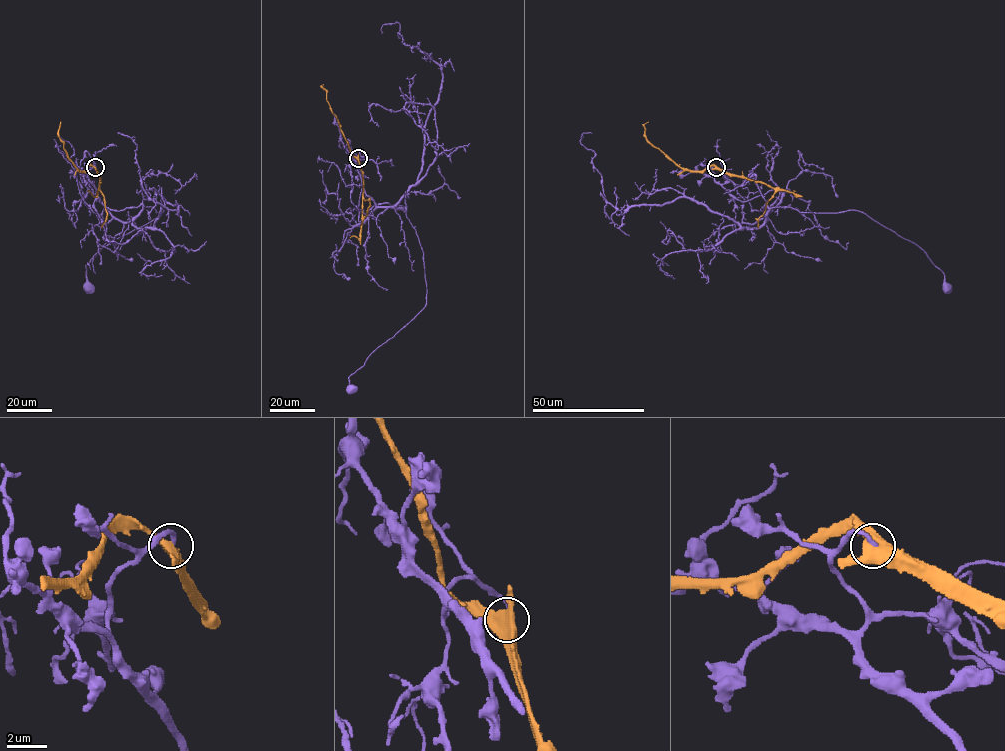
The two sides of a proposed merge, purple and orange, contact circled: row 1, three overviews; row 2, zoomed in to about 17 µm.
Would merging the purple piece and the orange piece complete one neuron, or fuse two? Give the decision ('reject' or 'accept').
reject

